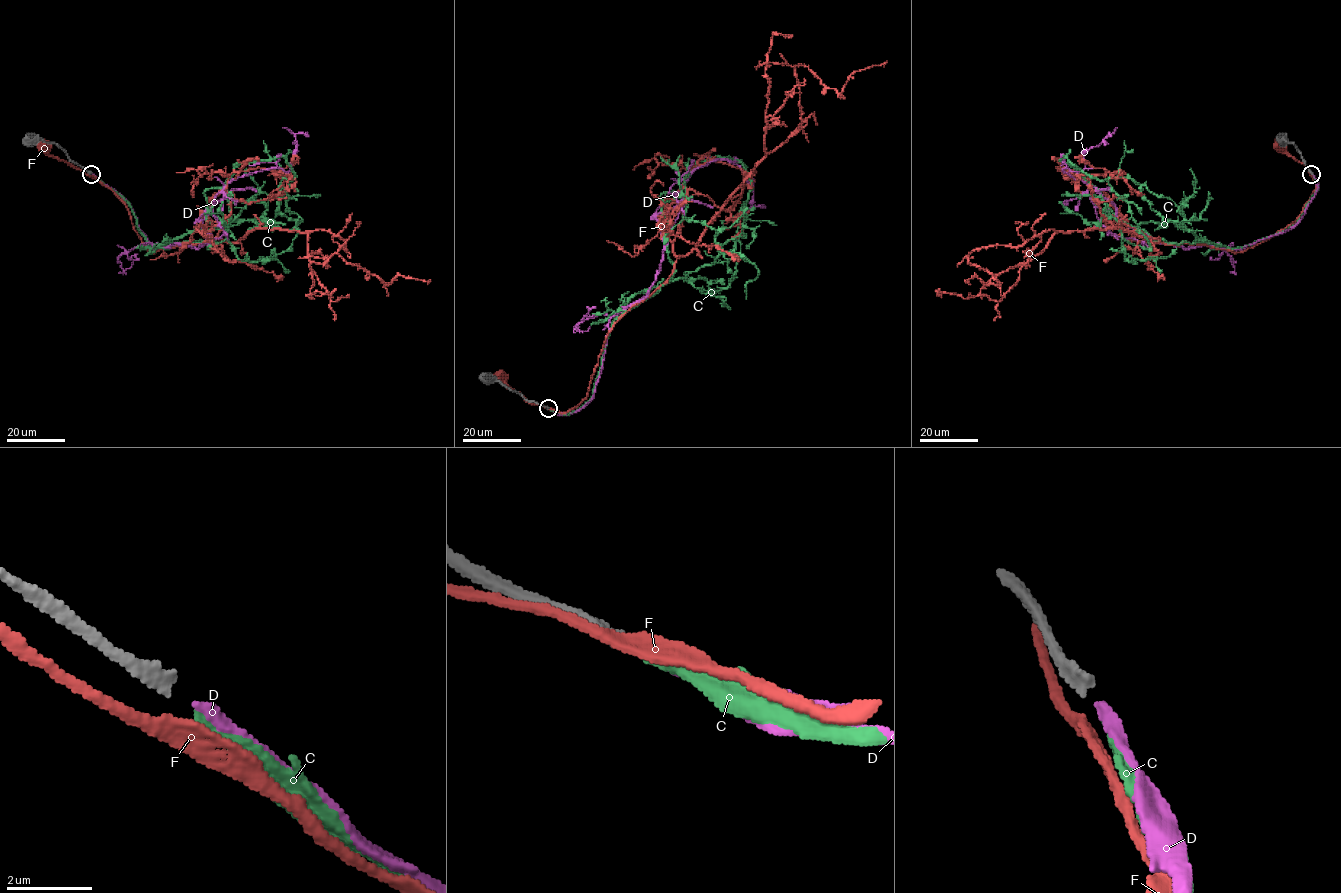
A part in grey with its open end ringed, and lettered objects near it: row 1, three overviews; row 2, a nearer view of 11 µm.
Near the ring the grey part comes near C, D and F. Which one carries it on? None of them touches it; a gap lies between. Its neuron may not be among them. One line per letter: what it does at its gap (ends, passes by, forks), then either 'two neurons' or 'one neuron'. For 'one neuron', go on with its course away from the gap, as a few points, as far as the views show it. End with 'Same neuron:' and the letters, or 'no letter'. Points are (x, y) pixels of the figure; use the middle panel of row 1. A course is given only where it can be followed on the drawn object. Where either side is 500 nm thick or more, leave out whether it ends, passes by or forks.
C: it ends | two neurons
D: it ends | one neuron | via (549, 409), (591, 399), (688, 176), (736, 163), (739, 213)
F: it passes by | two neurons
Same neuron: D

